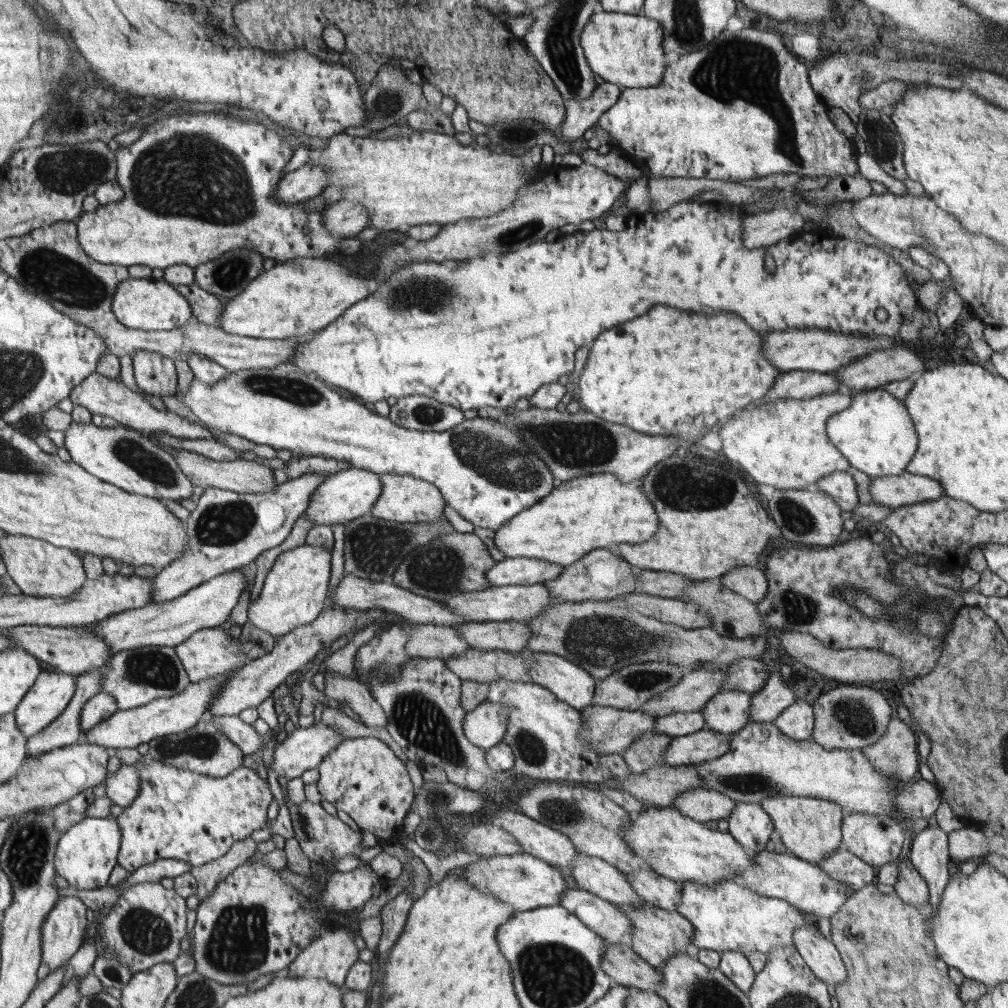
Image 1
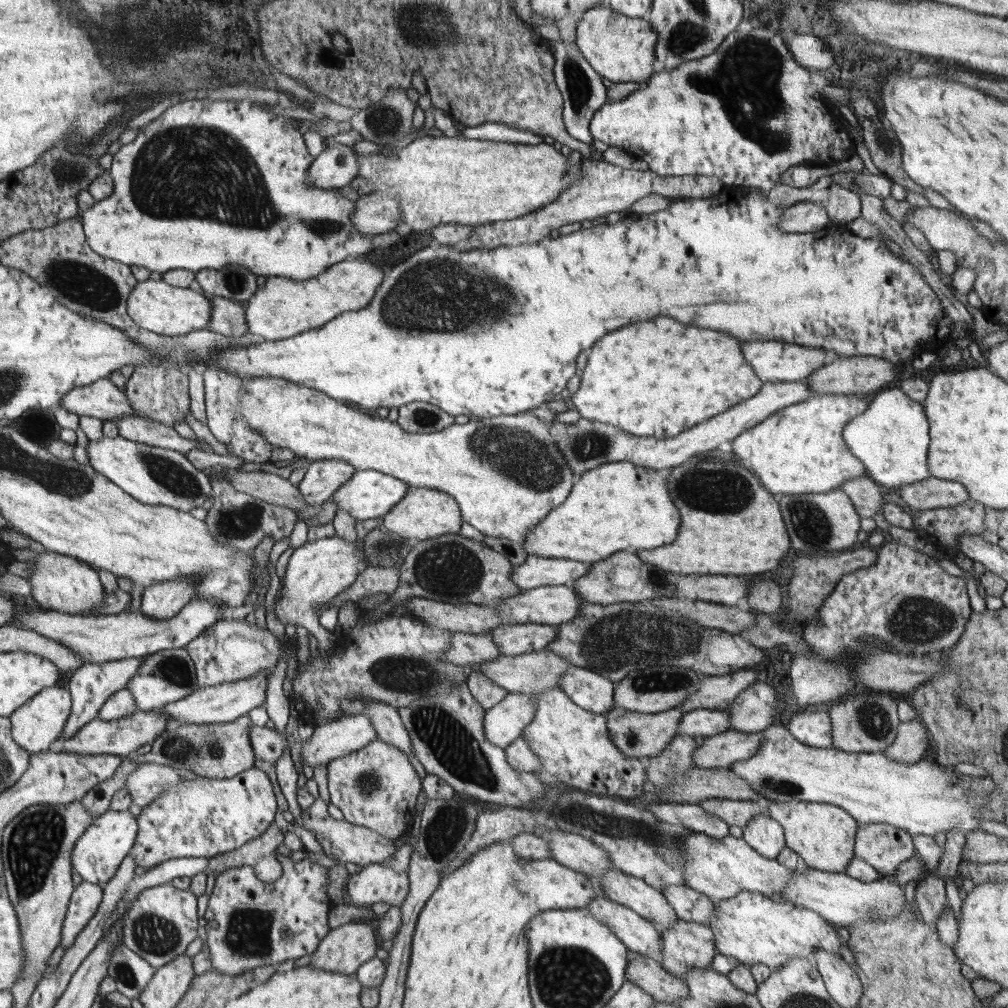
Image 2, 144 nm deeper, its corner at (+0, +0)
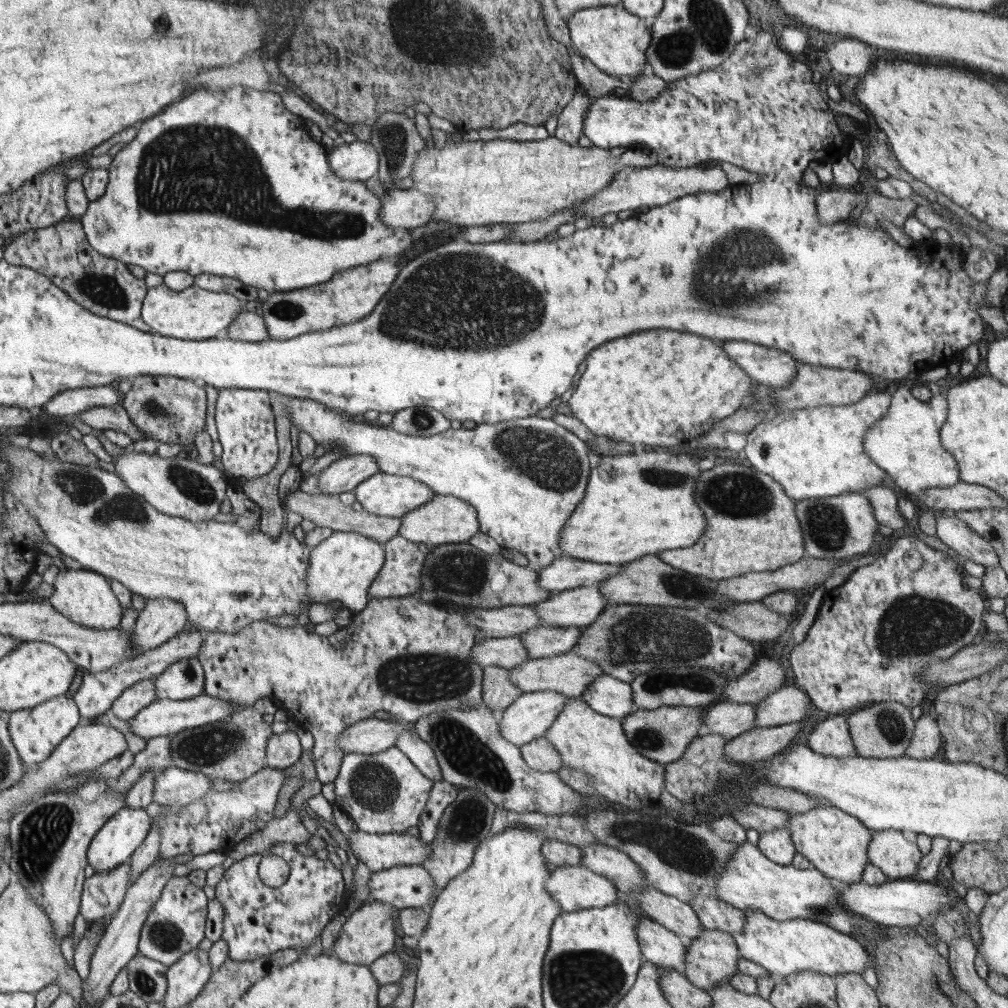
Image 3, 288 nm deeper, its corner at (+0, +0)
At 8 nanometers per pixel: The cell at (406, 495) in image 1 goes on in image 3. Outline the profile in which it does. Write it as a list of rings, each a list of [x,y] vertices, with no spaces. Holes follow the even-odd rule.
[[[435,496],[427,506],[419,506],[399,518],[399,532],[397,536],[411,540],[415,544],[425,546],[443,546],[443,544],[469,544],[469,540],[479,532],[477,526],[477,512],[471,504],[451,498],[451,496]]]

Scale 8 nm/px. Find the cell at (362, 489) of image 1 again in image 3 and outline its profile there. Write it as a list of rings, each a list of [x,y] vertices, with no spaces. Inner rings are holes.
[[[383,472],[369,476],[353,492],[355,502],[359,502],[365,512],[397,520],[419,506],[427,506],[427,502],[435,498],[435,492],[421,482]]]

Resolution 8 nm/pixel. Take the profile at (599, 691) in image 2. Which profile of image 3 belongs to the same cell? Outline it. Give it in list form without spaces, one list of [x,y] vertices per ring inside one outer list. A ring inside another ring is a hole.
[[[597,676],[593,684],[587,684],[587,690],[581,694],[581,700],[607,718],[621,720],[629,716],[637,706],[633,704],[633,688],[613,676]]]

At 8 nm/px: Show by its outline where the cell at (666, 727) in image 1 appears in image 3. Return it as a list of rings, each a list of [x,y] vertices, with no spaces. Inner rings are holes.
[[[715,702],[705,708],[705,718],[701,718],[701,734],[723,736],[727,742],[753,730],[757,706],[735,704],[735,702]]]

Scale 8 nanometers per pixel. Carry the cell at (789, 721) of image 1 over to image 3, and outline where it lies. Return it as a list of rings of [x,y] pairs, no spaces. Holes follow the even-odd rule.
[[[833,716],[833,718],[821,720],[809,732],[807,748],[817,754],[831,756],[831,758],[857,756],[857,750],[847,730],[849,730],[849,724],[845,716]]]

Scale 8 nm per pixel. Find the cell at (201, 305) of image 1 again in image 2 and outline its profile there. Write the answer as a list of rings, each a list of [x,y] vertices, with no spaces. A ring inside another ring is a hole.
[[[209,296],[209,298],[213,310],[211,310],[211,320],[207,330],[217,332],[221,336],[245,336],[249,332],[243,304],[231,302],[227,298],[217,298],[217,296]]]

